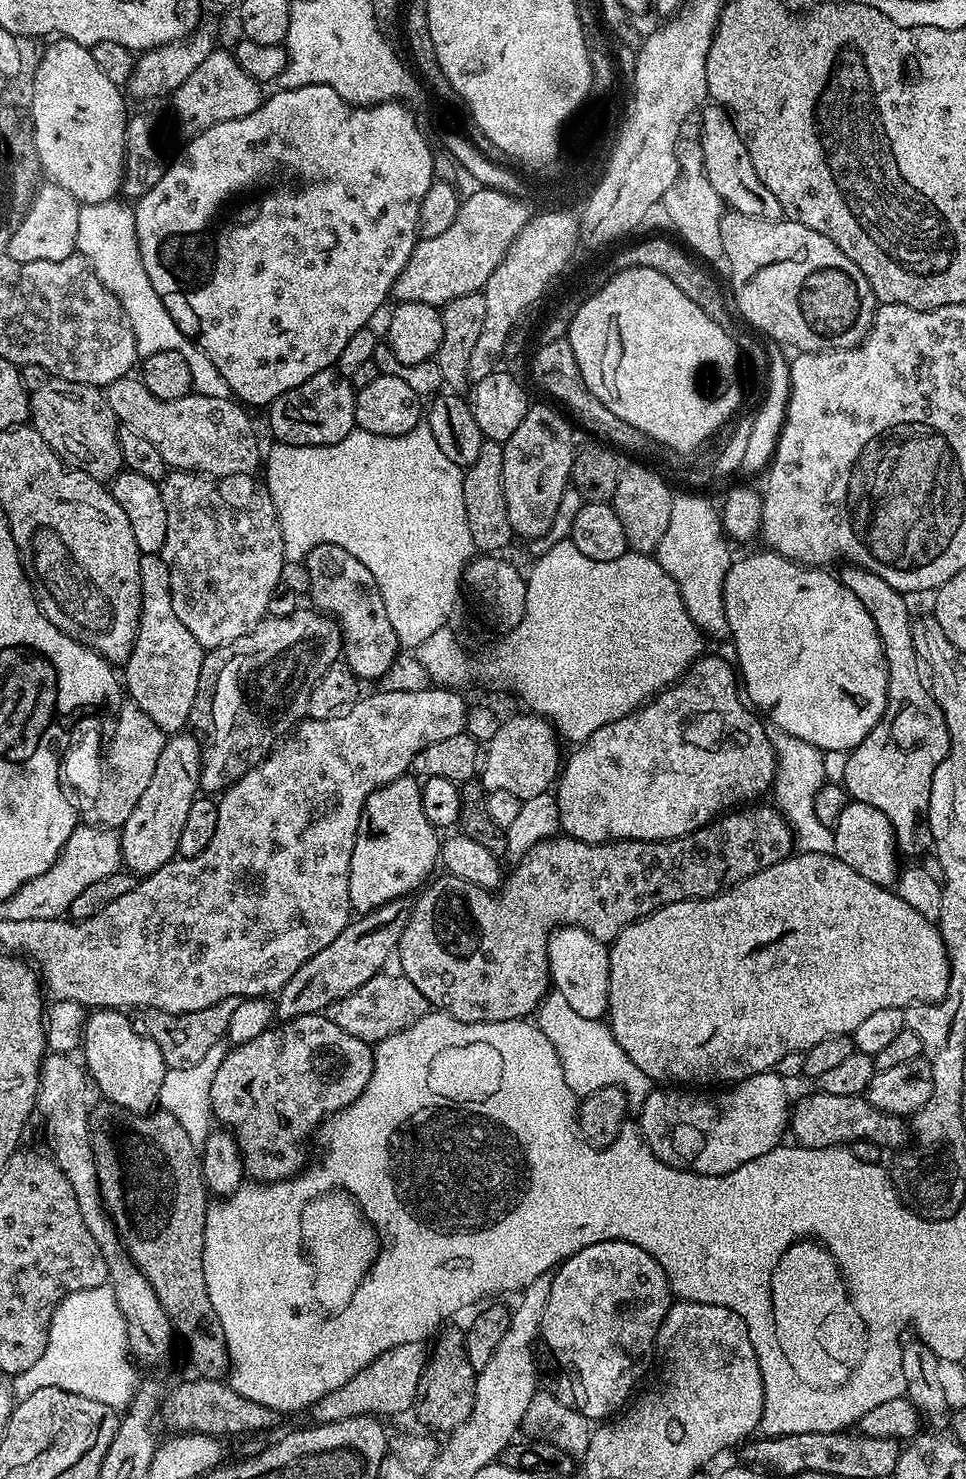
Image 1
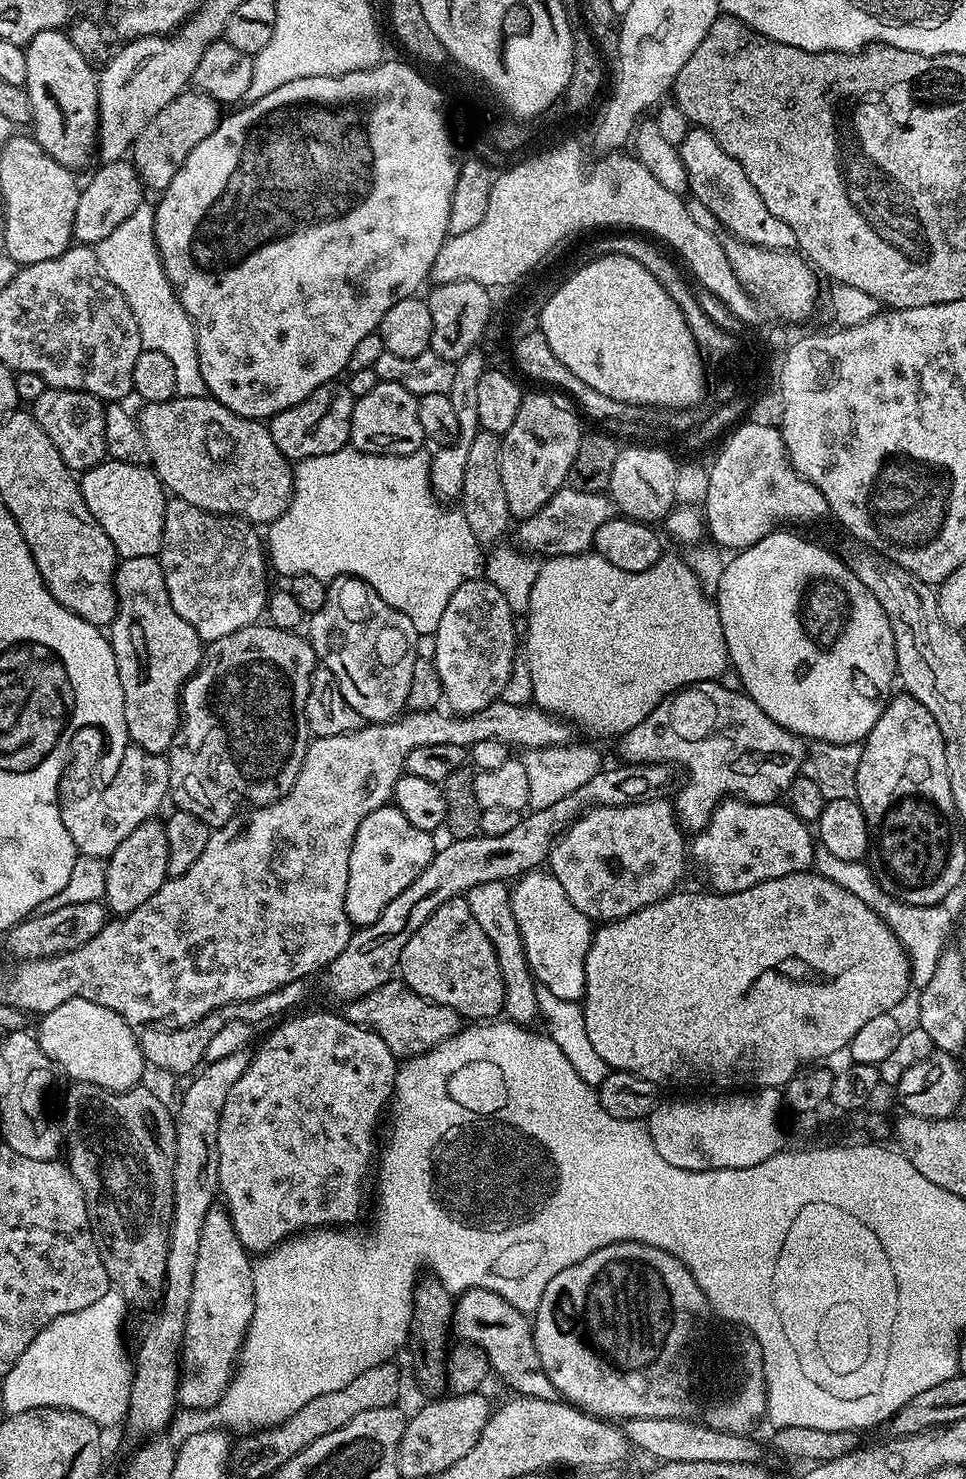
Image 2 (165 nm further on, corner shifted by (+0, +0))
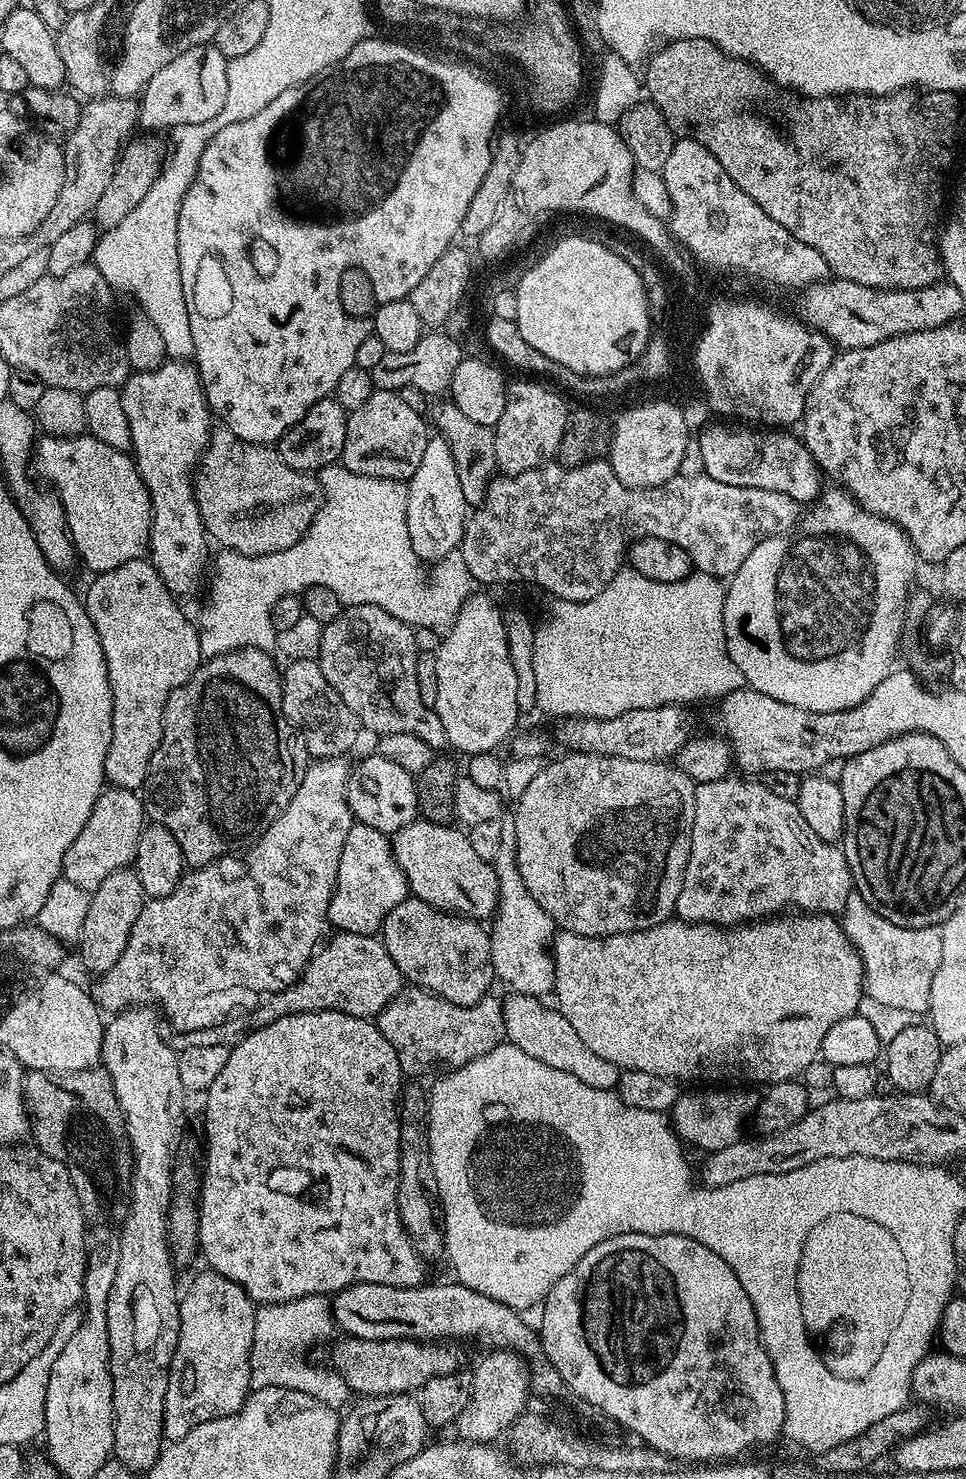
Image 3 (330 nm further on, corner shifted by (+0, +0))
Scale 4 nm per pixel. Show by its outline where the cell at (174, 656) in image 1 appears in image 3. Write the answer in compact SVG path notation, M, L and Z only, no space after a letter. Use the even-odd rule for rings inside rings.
M141 558L139 560L131 560L130 562L122 562L122 566L114 566L114 570L106 570L91 577L92 585L88 588L88 593L83 593L82 599L84 609L90 618L90 622L94 626L94 630L98 634L98 642L102 646L102 654L106 662L106 670L108 671L108 681L110 682L110 690L112 691L112 737L110 738L110 746L108 753L104 759L104 779L111 787L114 788L131 788L140 790L145 787L148 778L148 767L150 766L150 758L154 758L154 754L160 745L160 739L164 733L164 711L166 710L166 702L170 698L170 694L174 690L178 690L178 686L186 683L190 677L196 673L196 669L202 663L200 655L200 634L195 623L188 621L188 616L179 608L177 597L172 595L172 591L166 586L166 582L162 582L162 578L158 574L158 570L152 565L151 559Z

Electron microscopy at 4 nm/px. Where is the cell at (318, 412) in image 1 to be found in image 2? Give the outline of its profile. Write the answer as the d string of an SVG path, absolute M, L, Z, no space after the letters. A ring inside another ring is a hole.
M337 378L318 386L318 390L310 394L310 398L271 417L268 429L274 438L274 446L278 446L278 450L282 450L282 454L290 462L334 454L349 447L350 418L355 405L355 399L343 379Z

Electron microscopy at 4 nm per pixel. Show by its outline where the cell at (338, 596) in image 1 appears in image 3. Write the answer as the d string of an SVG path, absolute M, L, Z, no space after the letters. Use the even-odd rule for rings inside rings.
M354 604L340 611L334 622L323 625L318 659L326 682L338 690L367 731L376 732L377 737L414 734L434 749L447 749L445 727L433 705L422 702L418 690L417 655L416 634L409 625L379 606Z

